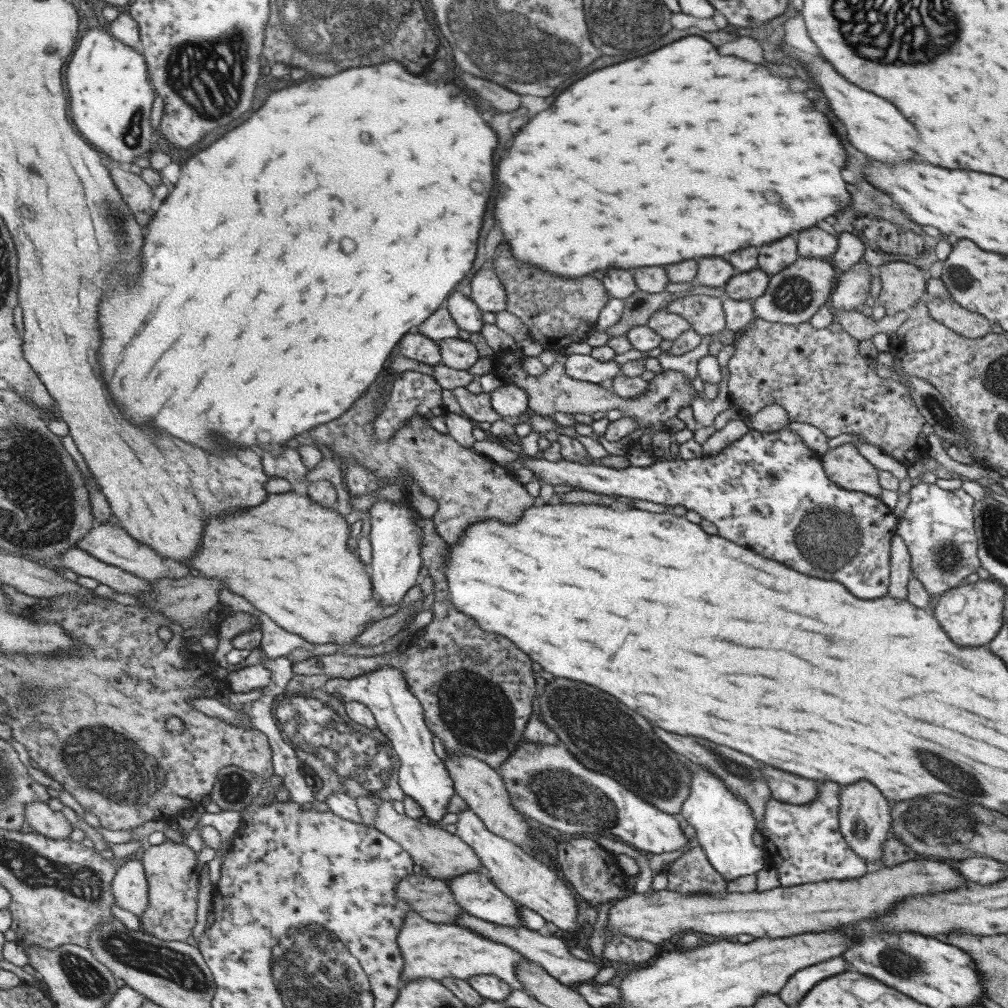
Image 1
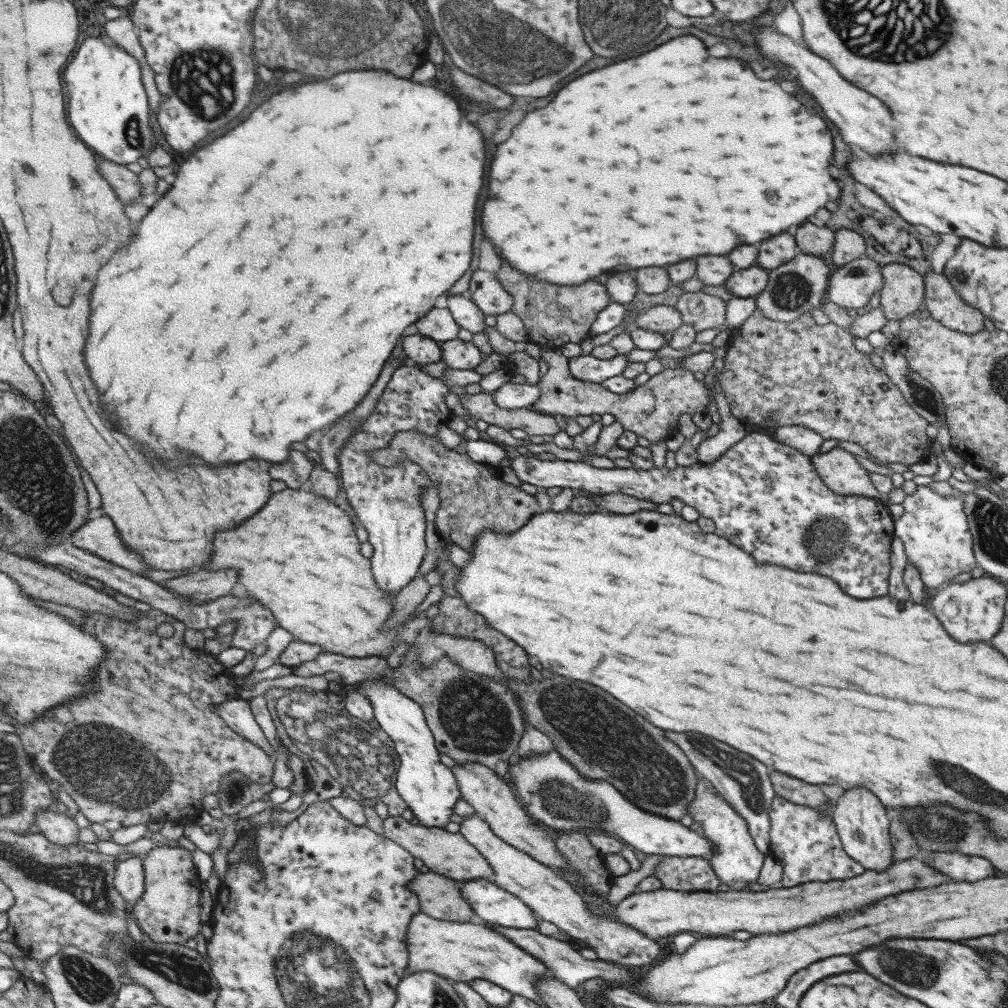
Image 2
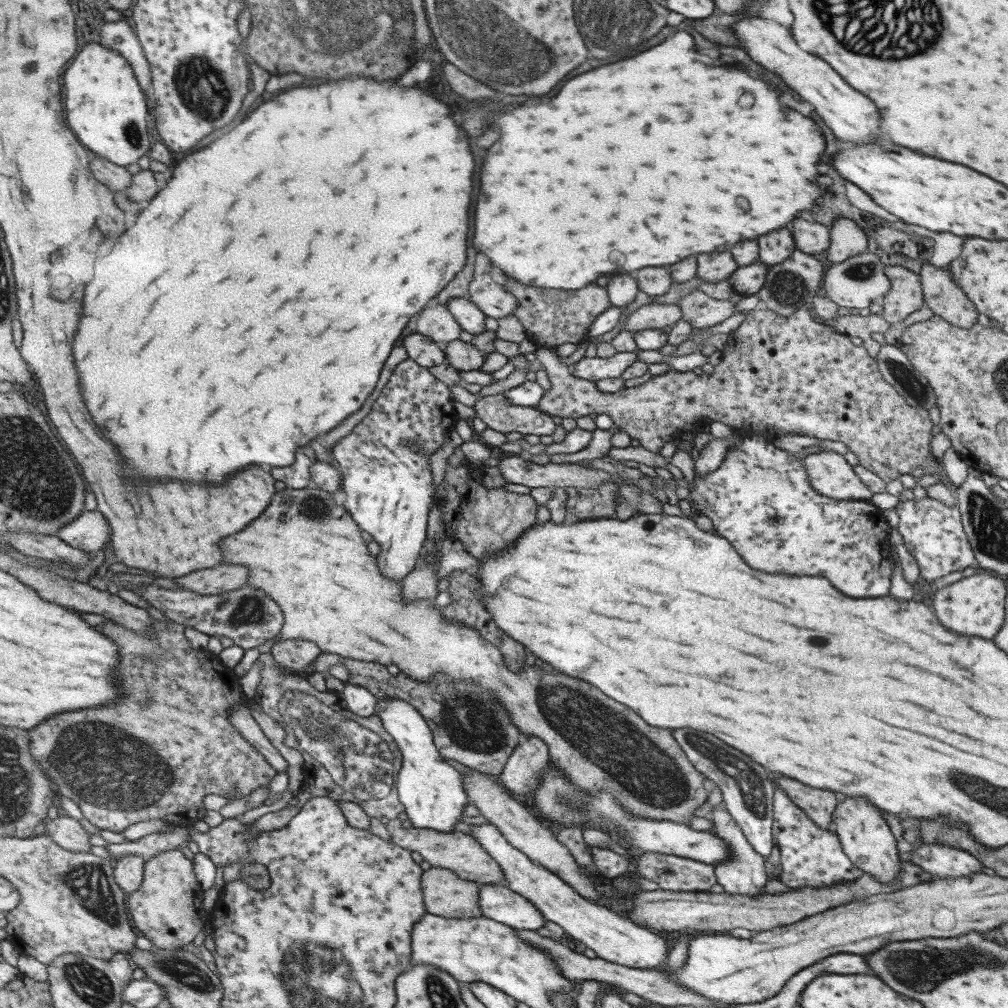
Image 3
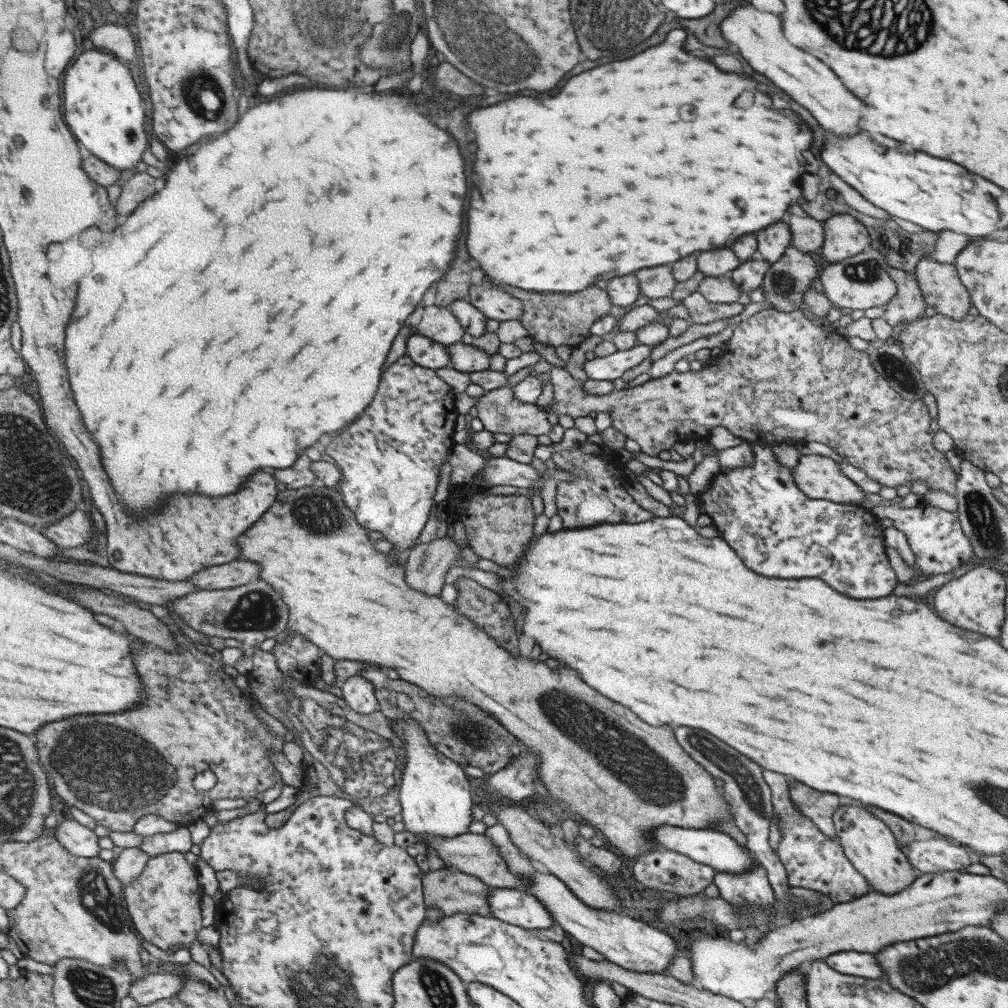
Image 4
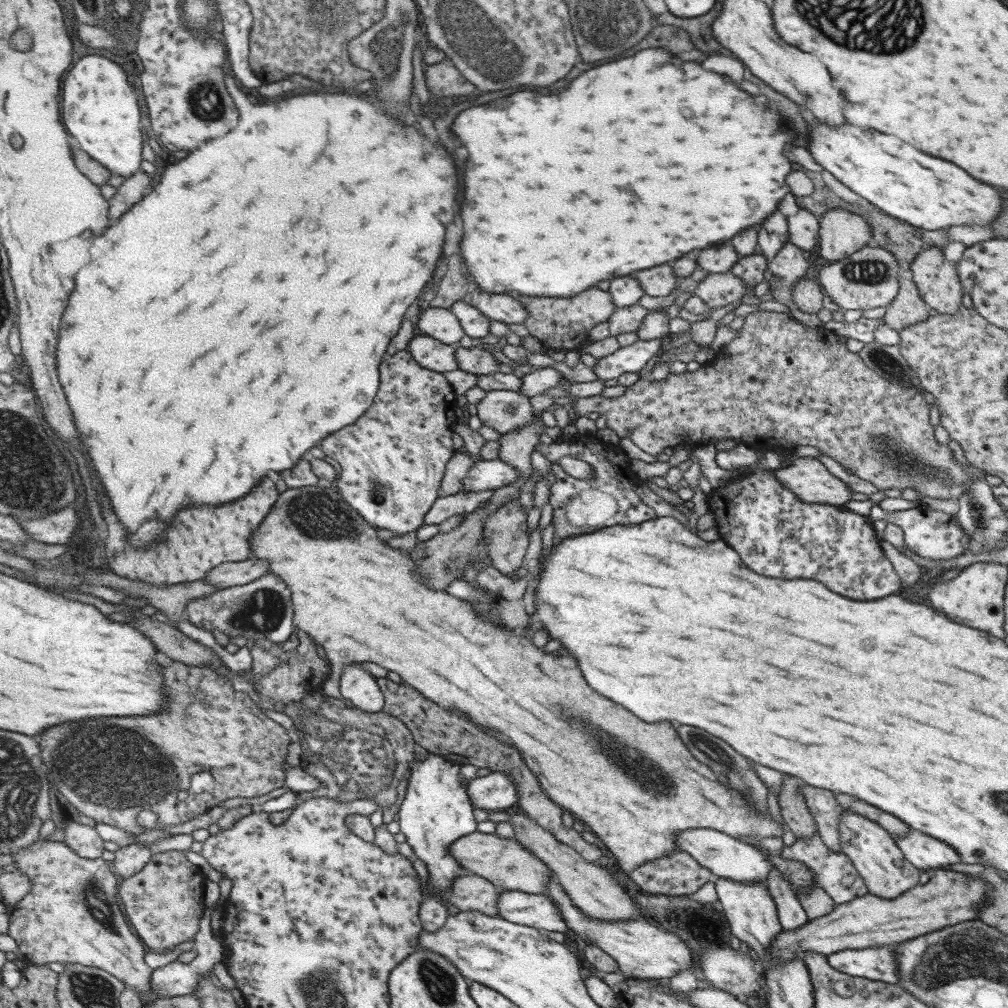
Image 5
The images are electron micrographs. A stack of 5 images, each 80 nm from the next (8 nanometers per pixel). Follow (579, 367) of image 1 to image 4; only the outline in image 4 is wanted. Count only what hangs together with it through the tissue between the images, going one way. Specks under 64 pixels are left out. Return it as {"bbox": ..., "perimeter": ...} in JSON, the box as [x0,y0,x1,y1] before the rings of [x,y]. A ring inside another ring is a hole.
{"bbox":[582,343,653,380],"perimeter":[[[636,343],[627,350],[615,351],[609,356],[594,357],[583,362],[582,370],[591,380],[615,380],[623,372],[648,358],[653,346]]]}

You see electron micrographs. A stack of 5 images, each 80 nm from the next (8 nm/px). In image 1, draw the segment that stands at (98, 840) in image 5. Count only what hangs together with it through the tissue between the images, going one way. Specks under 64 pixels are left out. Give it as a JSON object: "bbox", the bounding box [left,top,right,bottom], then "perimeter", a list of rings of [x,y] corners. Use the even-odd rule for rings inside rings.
{"bbox":[26,801,73,840],"perimeter":[[[43,801],[27,804],[26,817],[28,830],[44,834],[55,840],[69,839],[69,834],[73,832],[73,826],[65,818],[65,814],[51,810],[49,804]]]}

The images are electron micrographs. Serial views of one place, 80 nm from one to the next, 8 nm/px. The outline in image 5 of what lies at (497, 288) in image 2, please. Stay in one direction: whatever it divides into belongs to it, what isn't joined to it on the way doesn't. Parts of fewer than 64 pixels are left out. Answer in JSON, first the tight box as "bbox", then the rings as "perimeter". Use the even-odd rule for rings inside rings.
{"bbox":[472,290,529,324],"perimeter":[[[474,290],[472,302],[485,316],[505,324],[523,324],[529,313],[526,307],[511,294],[483,292]]]}

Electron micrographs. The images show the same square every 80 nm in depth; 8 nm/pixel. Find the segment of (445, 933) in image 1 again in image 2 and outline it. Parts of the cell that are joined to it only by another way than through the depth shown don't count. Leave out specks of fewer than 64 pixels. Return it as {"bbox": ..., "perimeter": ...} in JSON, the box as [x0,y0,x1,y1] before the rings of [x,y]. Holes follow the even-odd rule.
{"bbox":[407,913,551,1006],"perimeter":[[[417,913],[410,922],[407,937],[410,964],[408,973],[433,972],[452,981],[467,982],[486,979],[505,988],[512,996],[523,996],[539,1006],[545,1003],[535,991],[535,982],[541,978],[551,978],[547,966],[537,961],[530,953],[519,948],[504,934],[497,932],[491,922],[447,921]]]}

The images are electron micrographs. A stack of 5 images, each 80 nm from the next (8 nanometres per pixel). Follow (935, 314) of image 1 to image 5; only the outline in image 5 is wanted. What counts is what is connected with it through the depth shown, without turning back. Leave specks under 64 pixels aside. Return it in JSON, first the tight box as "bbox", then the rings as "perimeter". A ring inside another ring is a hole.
{"bbox":[910,247,964,314],"perimeter":[[[939,247],[921,249],[911,261],[910,271],[911,281],[929,309],[955,314],[962,306],[964,289],[956,274],[956,263],[947,260]]]}

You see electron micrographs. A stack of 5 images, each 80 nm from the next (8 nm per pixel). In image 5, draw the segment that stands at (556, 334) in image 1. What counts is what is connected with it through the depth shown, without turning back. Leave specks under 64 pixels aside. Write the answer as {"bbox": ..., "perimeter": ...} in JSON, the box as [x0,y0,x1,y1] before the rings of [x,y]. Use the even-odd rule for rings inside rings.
{"bbox":[515,286,614,351],"perimeter":[[[595,286],[569,298],[515,296],[515,299],[519,300],[529,313],[522,324],[530,332],[529,336],[537,338],[544,348],[566,351],[579,349],[589,338],[589,329],[606,321],[614,307],[609,291]]]}

